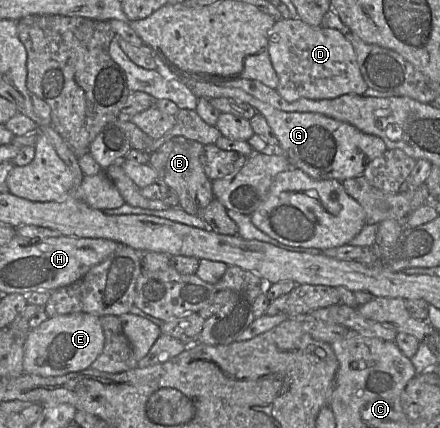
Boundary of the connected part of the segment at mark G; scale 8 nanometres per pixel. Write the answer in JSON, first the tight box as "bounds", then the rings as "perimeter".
{"bounds":[190,82,385,182],"perimeter":[[[197,82],[190,86],[197,98],[234,98],[251,105],[262,114],[278,139],[278,146],[268,146],[269,153],[281,153],[290,163],[316,180],[335,179],[343,182],[363,175],[368,164],[385,153],[384,141],[375,135],[361,132],[353,125],[318,113],[285,112],[262,102],[240,88]]]}

